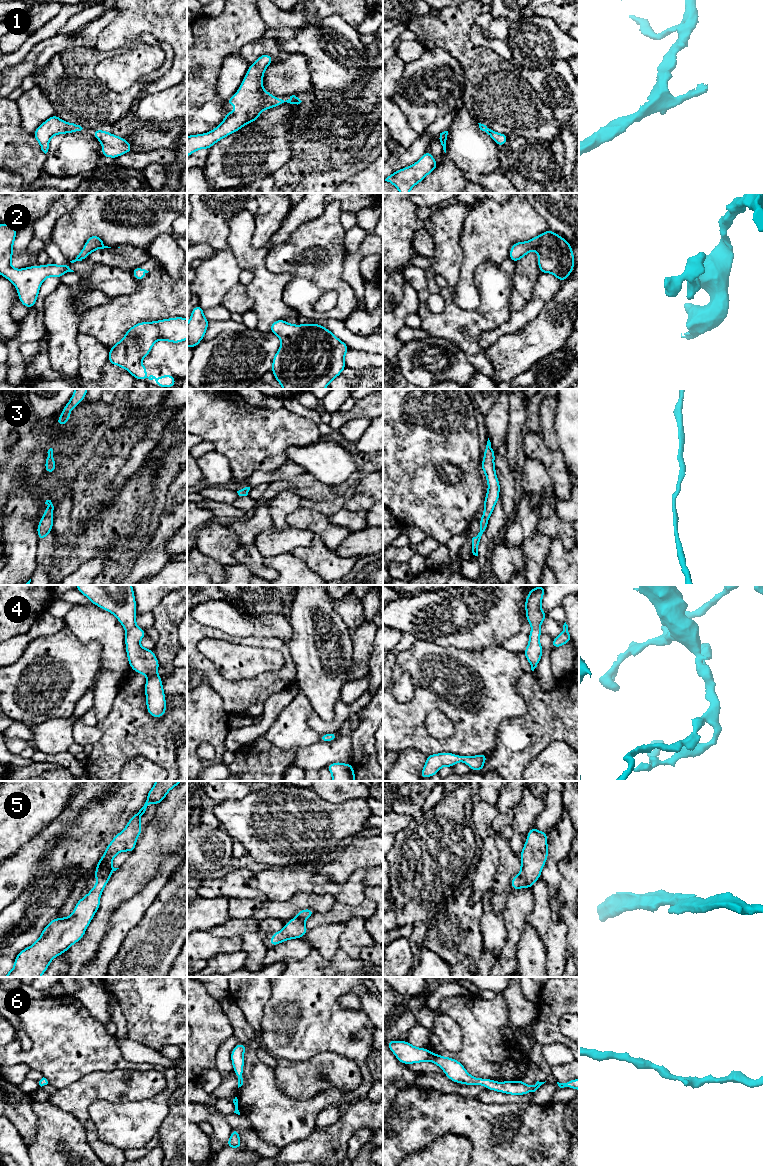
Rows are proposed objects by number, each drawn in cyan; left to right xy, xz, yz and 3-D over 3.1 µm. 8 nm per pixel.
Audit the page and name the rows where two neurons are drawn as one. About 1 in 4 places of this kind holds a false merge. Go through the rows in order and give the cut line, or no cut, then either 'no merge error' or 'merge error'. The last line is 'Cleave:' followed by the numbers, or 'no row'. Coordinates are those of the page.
1: no cut; no merge error
2: no cut; no merge error
3: no cut; no merge error
4: no cut; no merge error
5: no cut; no merge error
6: no cut; no merge error
Cleave: no row

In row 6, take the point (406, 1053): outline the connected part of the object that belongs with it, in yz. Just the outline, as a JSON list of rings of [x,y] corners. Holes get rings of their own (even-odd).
[[[389,1040],[386,1043],[399,1062],[407,1065],[431,1061],[438,1065],[444,1071],[445,1075],[455,1083],[459,1082],[464,1085],[482,1085],[487,1089],[505,1094],[524,1095],[530,1092],[535,1092],[546,1082],[537,1081],[535,1085],[529,1086],[523,1080],[496,1082],[487,1078],[475,1078],[466,1071],[463,1064],[459,1061],[432,1053],[428,1048],[414,1047],[408,1041]]]

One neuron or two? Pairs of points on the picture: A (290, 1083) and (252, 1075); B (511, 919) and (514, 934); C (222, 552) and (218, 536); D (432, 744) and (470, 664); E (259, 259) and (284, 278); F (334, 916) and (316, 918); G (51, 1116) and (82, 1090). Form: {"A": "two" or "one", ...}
{"A": "two", "B": "one", "C": "one", "D": "one", "E": "one", "F": "one", "G": "two"}

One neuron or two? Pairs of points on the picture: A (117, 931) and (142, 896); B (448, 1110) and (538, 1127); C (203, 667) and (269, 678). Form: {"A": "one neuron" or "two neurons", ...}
{"A": "one neuron", "B": "one neuron", "C": "one neuron"}

